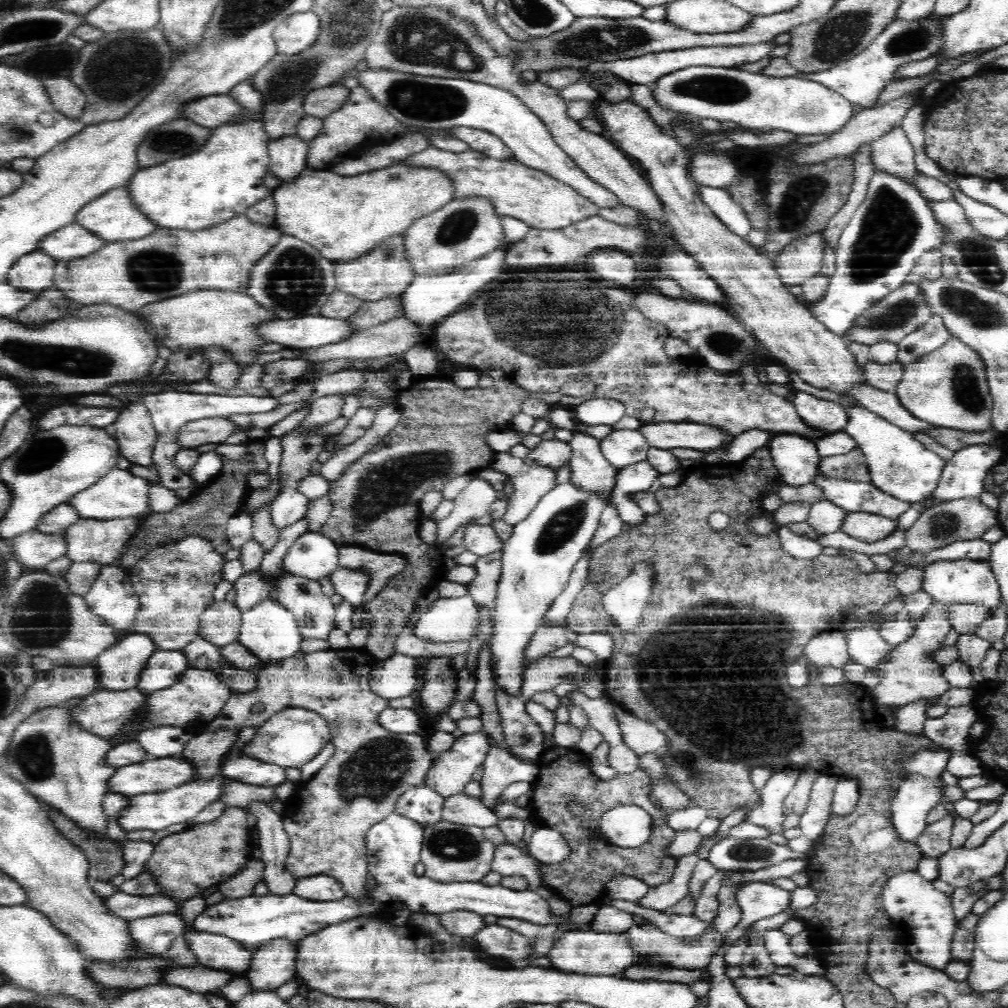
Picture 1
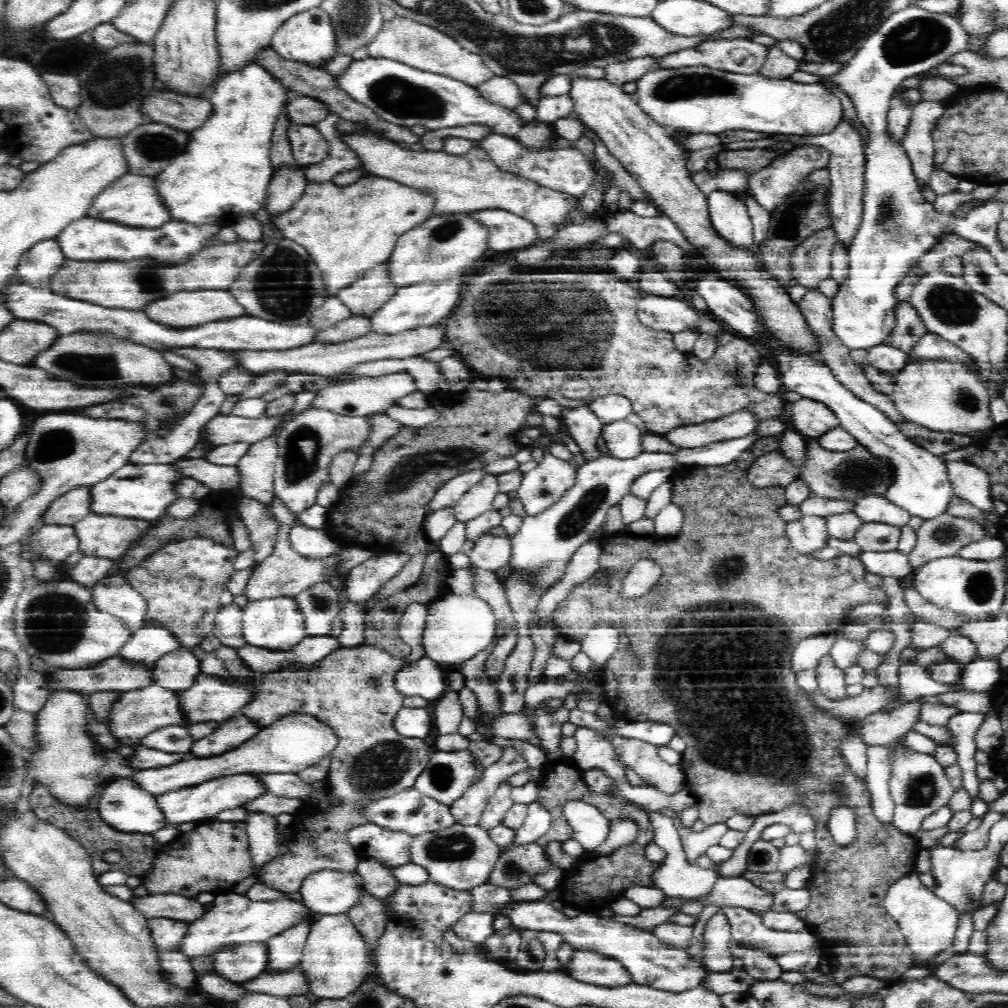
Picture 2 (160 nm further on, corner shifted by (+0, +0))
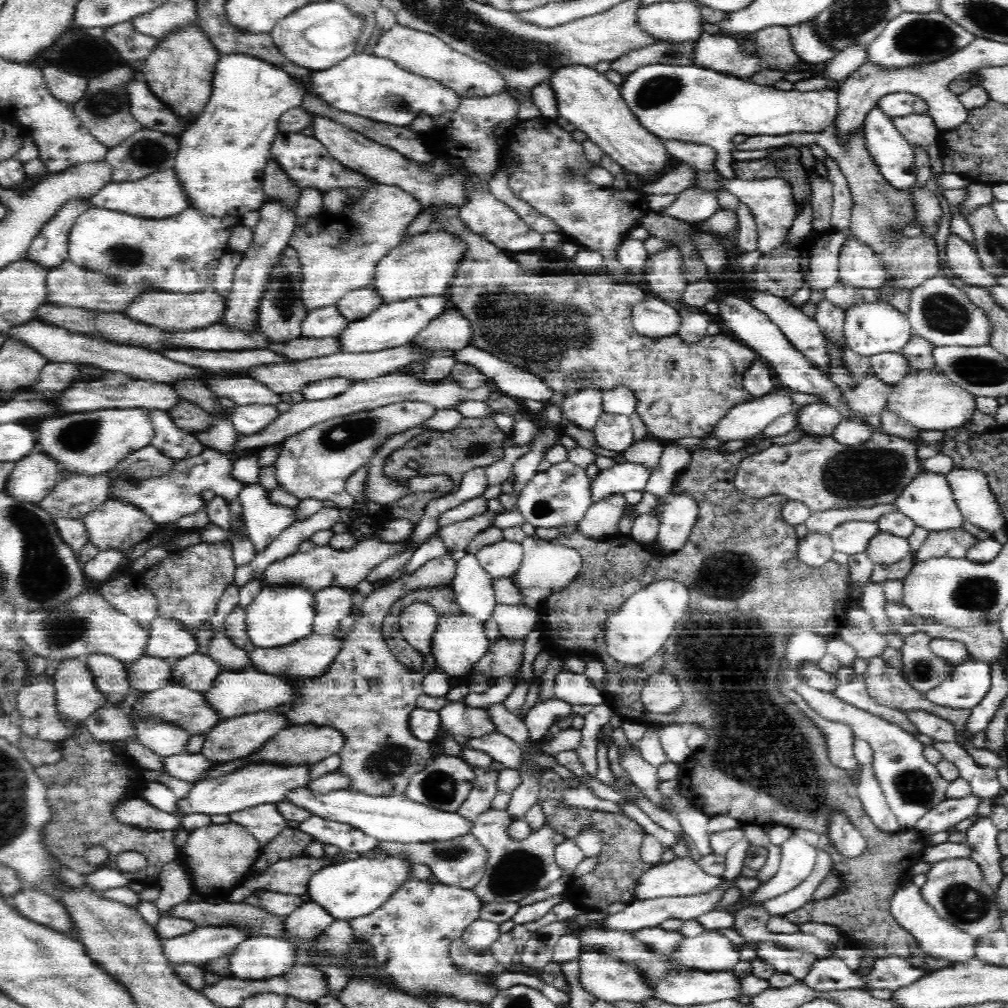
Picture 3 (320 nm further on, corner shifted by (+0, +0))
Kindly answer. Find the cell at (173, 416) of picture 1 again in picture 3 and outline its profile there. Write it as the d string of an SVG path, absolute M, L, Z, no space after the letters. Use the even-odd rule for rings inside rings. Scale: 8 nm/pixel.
M250 404L238 406L229 418L234 423L236 433L240 433L242 437L250 437L270 427L279 418L279 414L274 406Z

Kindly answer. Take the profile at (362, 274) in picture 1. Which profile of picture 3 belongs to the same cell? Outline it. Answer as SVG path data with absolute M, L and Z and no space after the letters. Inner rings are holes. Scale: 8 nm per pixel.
M363 285L362 288L347 292L336 305L346 320L354 322L372 314L382 304L382 297L376 287Z

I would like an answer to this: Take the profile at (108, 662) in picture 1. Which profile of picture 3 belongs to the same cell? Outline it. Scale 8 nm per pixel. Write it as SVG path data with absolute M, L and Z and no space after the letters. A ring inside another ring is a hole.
M154 618L147 628L147 635L148 642L143 652L159 659L176 660L194 654L194 652L198 653L199 650L195 634L190 634L190 631L186 631L186 627L179 626L178 622L175 622L174 619Z

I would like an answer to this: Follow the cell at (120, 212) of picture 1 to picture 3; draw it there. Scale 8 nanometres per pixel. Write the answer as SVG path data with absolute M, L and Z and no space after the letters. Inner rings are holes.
M173 169L140 178L134 181L114 181L103 186L92 198L90 208L103 208L108 211L120 211L137 218L168 219L184 212L189 206L187 194L183 194L182 186L178 184Z

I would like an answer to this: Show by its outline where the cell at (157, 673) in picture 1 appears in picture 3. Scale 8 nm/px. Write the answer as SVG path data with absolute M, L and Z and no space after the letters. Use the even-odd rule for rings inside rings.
M194 652L173 660L170 682L202 693L211 688L211 682L222 671L212 657Z

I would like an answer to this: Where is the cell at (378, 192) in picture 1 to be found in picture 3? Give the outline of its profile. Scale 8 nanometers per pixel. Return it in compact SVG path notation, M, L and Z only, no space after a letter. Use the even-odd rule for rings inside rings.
M375 183L360 193L353 194L346 208L332 211L322 205L303 225L296 225L289 245L297 250L301 262L301 299L305 309L312 311L326 305L337 304L347 292L363 285L371 285L379 260L396 248L406 237L406 230L421 214L421 204L398 185Z

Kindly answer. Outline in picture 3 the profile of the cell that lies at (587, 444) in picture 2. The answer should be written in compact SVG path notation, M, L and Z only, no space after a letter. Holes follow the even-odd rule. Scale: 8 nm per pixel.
M587 389L559 398L564 423L574 423L581 429L593 431L603 413L603 392Z

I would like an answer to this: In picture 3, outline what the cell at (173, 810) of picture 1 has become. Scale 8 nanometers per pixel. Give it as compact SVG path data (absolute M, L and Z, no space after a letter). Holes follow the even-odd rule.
M262 762L244 766L228 775L219 776L216 779L206 779L194 782L185 799L178 799L179 810L186 814L227 814L244 812L245 810L259 809L263 804L276 804L286 801L287 793L292 788L307 786L310 782L310 764L300 766L277 766Z

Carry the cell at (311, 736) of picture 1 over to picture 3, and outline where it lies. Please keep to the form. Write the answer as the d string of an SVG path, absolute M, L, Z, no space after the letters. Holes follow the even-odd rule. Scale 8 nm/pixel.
M292 724L286 728L279 729L268 741L264 741L258 749L252 751L247 756L236 757L235 760L216 761L211 767L208 767L200 777L199 780L216 779L222 775L228 775L244 766L250 764L258 764L268 762L270 764L277 764L277 766L300 766L308 763L314 764L338 754L342 750L342 746L346 742L343 734L335 728L314 724Z

